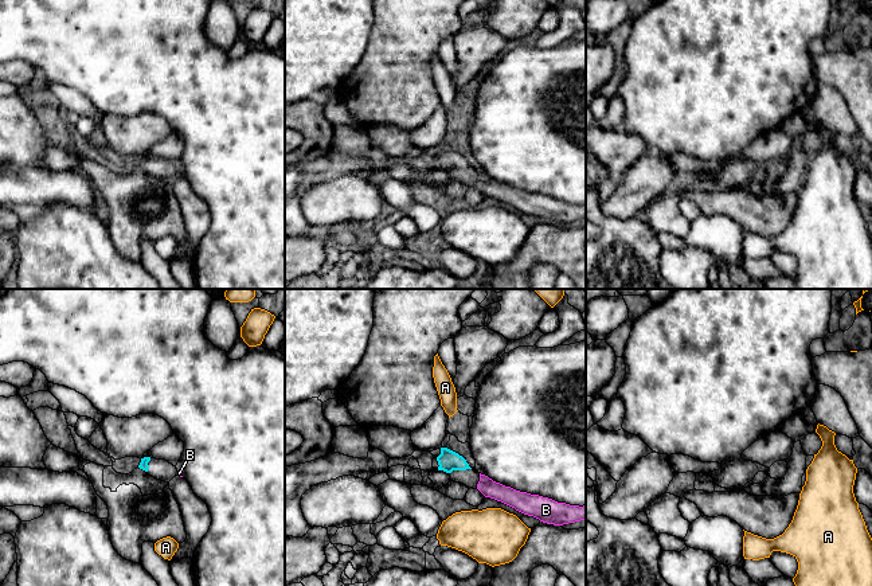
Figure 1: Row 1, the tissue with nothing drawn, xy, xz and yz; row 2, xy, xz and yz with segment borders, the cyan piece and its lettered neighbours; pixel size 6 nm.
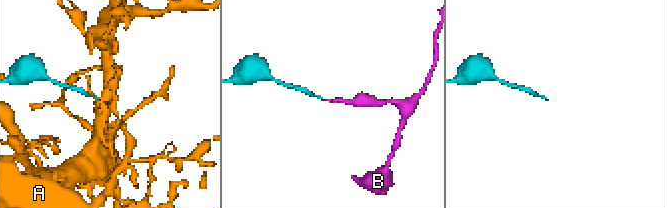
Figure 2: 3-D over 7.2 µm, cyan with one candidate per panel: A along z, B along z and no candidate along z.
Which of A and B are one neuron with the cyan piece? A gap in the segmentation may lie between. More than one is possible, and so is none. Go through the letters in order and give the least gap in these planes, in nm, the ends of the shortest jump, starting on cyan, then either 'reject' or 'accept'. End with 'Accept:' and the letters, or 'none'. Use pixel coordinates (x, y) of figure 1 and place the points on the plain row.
A: 180 nm | xz (446, 147), (449, 116) | reject
B: 60 nm | xz (470, 167), (480, 172) | accept
Accept: B

